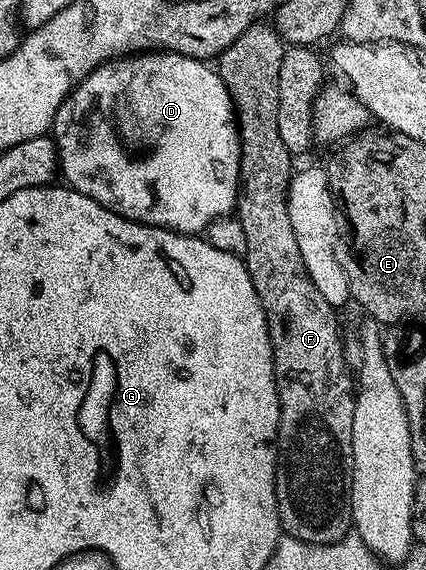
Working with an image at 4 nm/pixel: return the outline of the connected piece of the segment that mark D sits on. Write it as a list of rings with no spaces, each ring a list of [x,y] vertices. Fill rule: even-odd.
[[[148,50],[138,54],[120,56],[118,60],[108,60],[94,68],[71,93],[61,102],[53,125],[55,149],[59,155],[59,171],[66,187],[74,192],[93,198],[105,210],[123,216],[126,220],[136,220],[139,224],[152,224],[155,228],[170,228],[172,232],[188,234],[202,233],[219,216],[228,215],[236,207],[239,198],[239,125],[235,119],[235,107],[231,105],[231,95],[218,71],[210,63],[194,60],[176,52]]]

